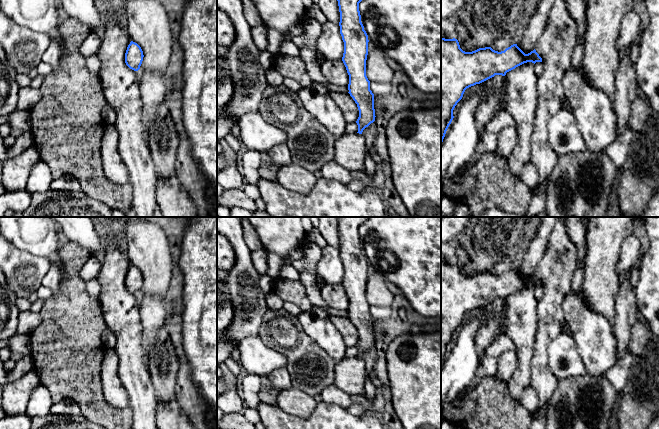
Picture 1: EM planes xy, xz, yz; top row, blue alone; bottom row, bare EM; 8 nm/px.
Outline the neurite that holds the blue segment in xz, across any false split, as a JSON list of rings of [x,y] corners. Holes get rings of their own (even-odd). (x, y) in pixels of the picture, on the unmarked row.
[[[337,217],[340,236],[340,258],[344,266],[342,285],[349,299],[348,314],[357,328],[359,341],[358,356],[375,345],[374,318],[366,300],[368,259],[361,246],[359,227],[368,217]]]

